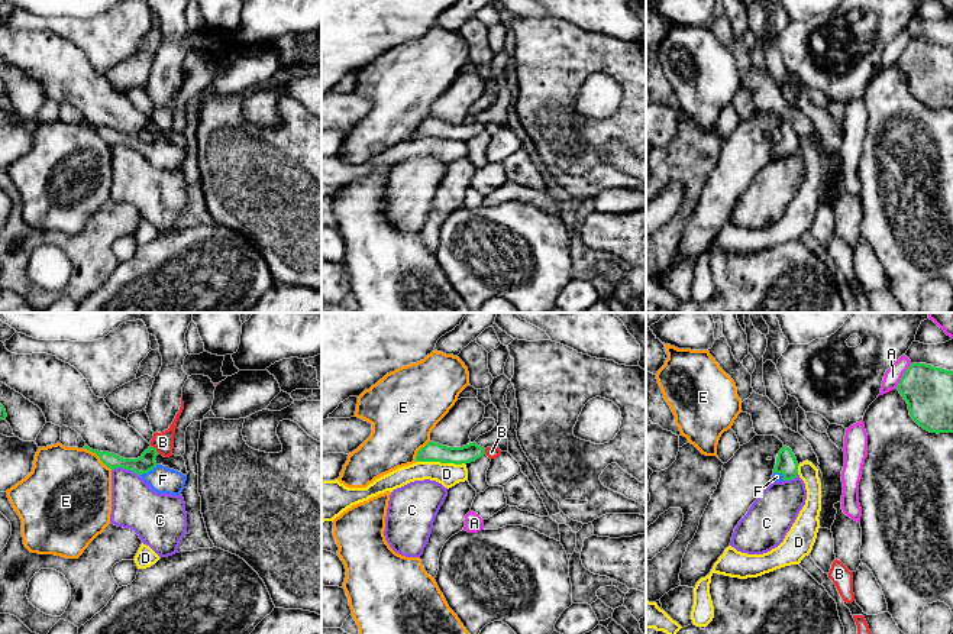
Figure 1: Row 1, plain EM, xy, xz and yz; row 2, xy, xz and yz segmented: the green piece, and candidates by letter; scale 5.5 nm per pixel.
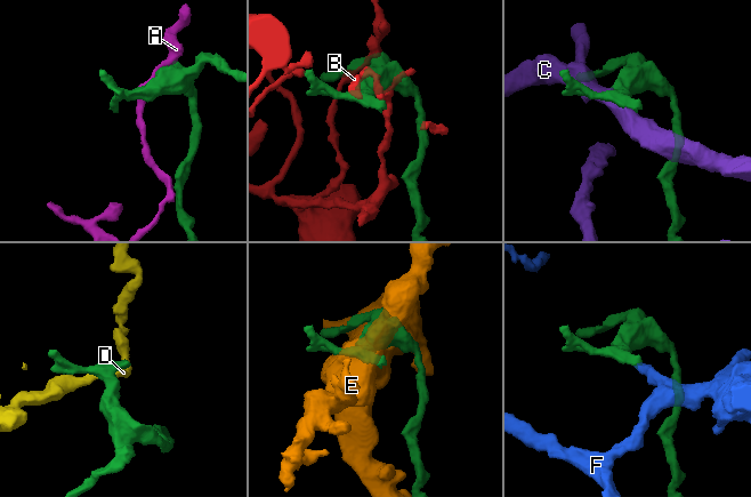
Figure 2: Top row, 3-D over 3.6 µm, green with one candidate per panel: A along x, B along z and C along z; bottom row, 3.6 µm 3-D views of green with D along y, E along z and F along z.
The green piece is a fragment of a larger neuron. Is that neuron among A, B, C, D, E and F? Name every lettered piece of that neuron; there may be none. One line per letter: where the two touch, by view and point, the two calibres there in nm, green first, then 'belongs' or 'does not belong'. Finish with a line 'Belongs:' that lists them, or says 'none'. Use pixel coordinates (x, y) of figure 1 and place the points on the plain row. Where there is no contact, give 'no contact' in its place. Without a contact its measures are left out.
A: yz (903, 51) | 280/90 nm | does not belong
B: xy (155, 125) | 100/110 nm | does not belong
C: xy (126, 144) | 100/260 nm | does not belong
D: xz (441, 138) | 110/130 nm | does not belong
E: xy (99, 132) | 100/460 nm | does not belong
F: xy (148, 146) | 100/150 nm | belongs
Belongs: F

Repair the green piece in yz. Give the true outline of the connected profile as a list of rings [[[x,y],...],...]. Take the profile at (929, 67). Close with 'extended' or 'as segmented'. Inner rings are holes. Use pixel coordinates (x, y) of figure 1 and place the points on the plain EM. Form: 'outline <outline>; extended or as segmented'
outline [[[911,39],[897,65],[908,80],[911,94],[930,109],[953,109],[953,46]]]; as segmented

